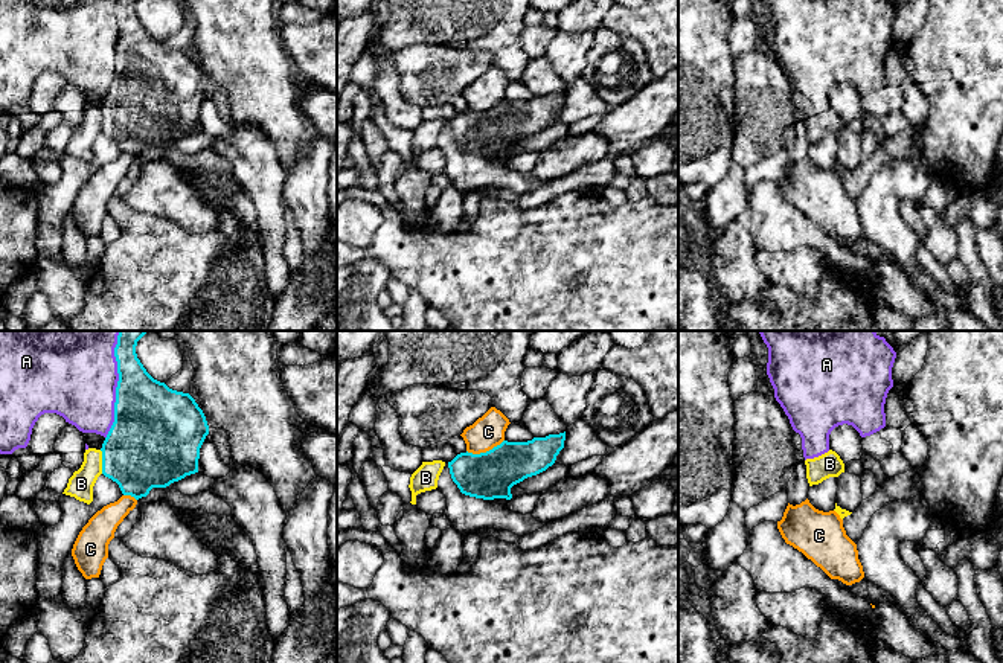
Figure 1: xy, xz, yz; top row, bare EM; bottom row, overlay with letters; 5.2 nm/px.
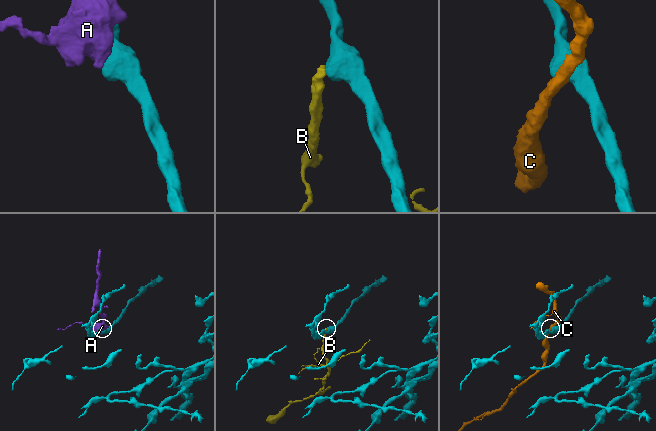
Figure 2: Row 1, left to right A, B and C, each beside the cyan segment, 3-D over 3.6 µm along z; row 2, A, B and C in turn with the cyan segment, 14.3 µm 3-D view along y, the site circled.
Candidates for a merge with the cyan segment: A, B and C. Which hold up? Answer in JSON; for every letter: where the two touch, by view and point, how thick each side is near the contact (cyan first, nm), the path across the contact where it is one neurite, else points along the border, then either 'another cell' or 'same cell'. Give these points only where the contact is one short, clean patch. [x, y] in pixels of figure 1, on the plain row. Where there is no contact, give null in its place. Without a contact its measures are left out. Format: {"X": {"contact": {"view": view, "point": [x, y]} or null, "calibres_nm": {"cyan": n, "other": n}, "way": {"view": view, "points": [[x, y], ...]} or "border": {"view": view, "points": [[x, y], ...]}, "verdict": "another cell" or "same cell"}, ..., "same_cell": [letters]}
{"A": {"contact": {"view": "xy", "point": [116, 49]}, "calibres_nm": {"cyan": 400, "other": 420}, "verdict": "another cell"}, "B": {"contact": {"view": "xy", "point": [102, 121]}, "calibres_nm": {"cyan": 440, "other": 130}, "verdict": "another cell"}, "C": {"contact": {"view": "xz", "point": [487, 110]}, "calibres_nm": {"cyan": 240, "other": 170}, "border": {"view": "xz", "points": [[503, 98], [485, 110], [467, 110]]}, "verdict": "another cell"}, "same_cell": []}

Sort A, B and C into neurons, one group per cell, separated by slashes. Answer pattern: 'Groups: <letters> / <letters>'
Groups: A B / C

